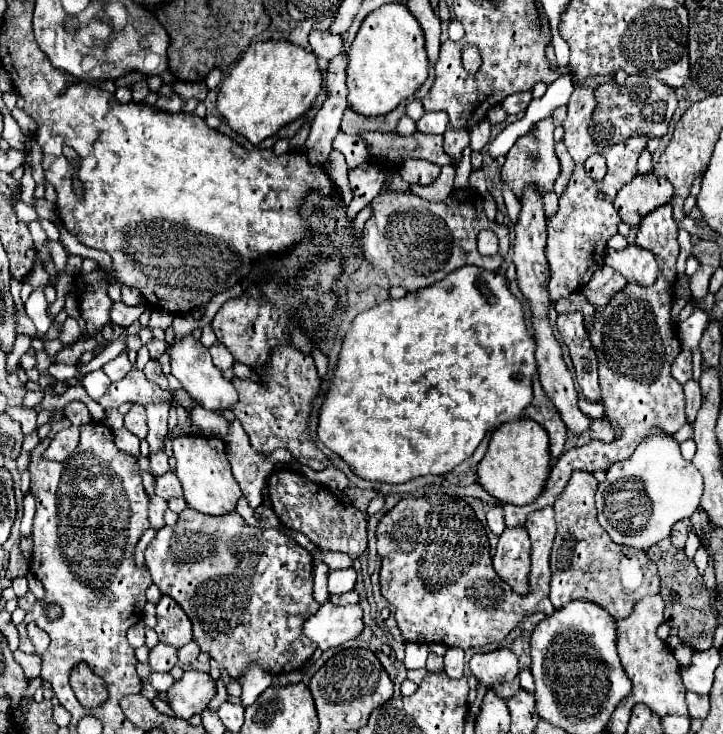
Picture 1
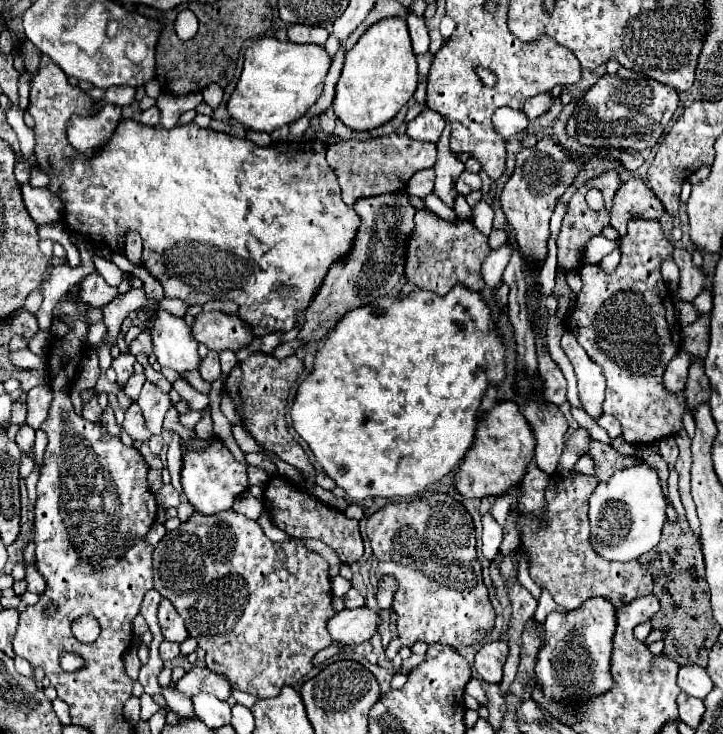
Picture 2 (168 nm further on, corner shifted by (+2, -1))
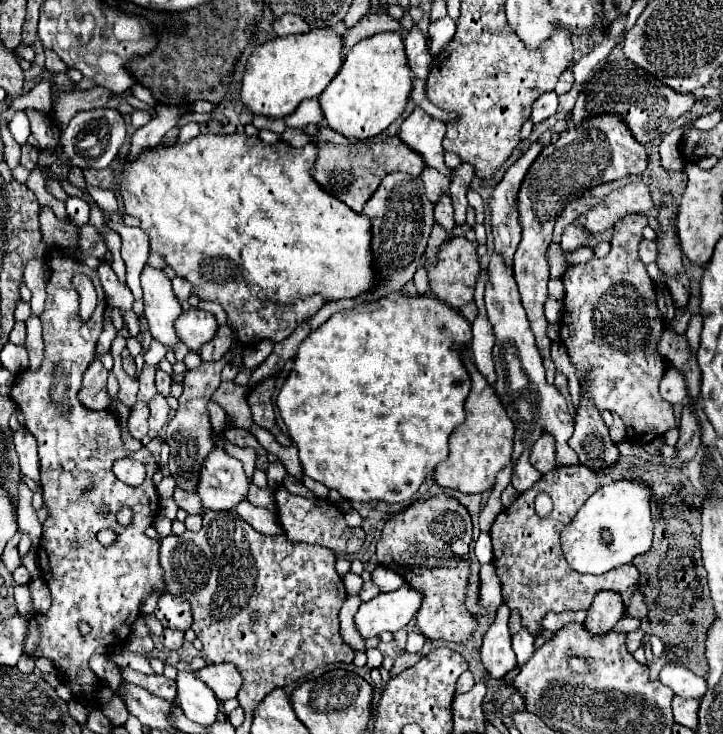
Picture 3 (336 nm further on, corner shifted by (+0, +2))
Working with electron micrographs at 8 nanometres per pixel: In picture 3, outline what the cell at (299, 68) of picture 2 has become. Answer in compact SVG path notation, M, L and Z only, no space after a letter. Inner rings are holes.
M311 30L299 36L275 38L257 46L243 74L241 102L249 112L267 118L285 118L305 100L319 96L343 64L343 38L333 30Z

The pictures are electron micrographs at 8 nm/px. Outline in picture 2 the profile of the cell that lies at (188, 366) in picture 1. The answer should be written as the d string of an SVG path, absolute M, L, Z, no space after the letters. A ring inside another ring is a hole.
M157 309L153 323L149 327L153 353L161 367L171 367L175 371L199 369L197 341L191 337L191 329L183 317L175 317L165 309Z

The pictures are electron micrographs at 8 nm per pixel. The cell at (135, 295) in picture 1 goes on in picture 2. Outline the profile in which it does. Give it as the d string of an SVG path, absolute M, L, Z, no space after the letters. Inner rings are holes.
M94 255L93 261L97 272L109 285L113 287L120 285L123 281L122 271L115 264L97 255Z

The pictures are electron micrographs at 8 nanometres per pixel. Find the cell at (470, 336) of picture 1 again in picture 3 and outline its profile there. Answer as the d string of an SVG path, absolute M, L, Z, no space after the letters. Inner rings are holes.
M395 294L395 296L383 296L373 302L365 302L361 306L355 306L347 312L331 316L325 324L321 324L311 338L307 338L295 356L295 368L291 370L287 382L283 384L277 406L281 410L281 416L287 424L289 436L295 440L299 448L299 460L303 466L303 472L311 476L317 482L323 482L327 488L339 490L339 494L345 500L383 500L383 502L405 502L411 500L413 494L419 490L419 486L431 476L437 468L437 464L445 462L449 458L449 436L457 426L465 422L465 410L463 404L471 390L471 376L463 364L463 354L469 348L473 340L471 334L471 322L459 312L447 306L441 300L429 298L429 296L407 296L407 294Z

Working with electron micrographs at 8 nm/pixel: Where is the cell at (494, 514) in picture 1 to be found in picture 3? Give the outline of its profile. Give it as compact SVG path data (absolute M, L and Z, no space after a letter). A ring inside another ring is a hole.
M483 532L475 544L475 556L481 564L487 564L493 560L493 544L491 544L491 536L487 532Z

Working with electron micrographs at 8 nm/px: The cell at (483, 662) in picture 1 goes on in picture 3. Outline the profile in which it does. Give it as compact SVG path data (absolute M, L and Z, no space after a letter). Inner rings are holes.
M501 604L497 608L497 618L487 630L481 646L481 664L491 678L503 678L515 664L515 652L511 648L509 634L509 606Z

